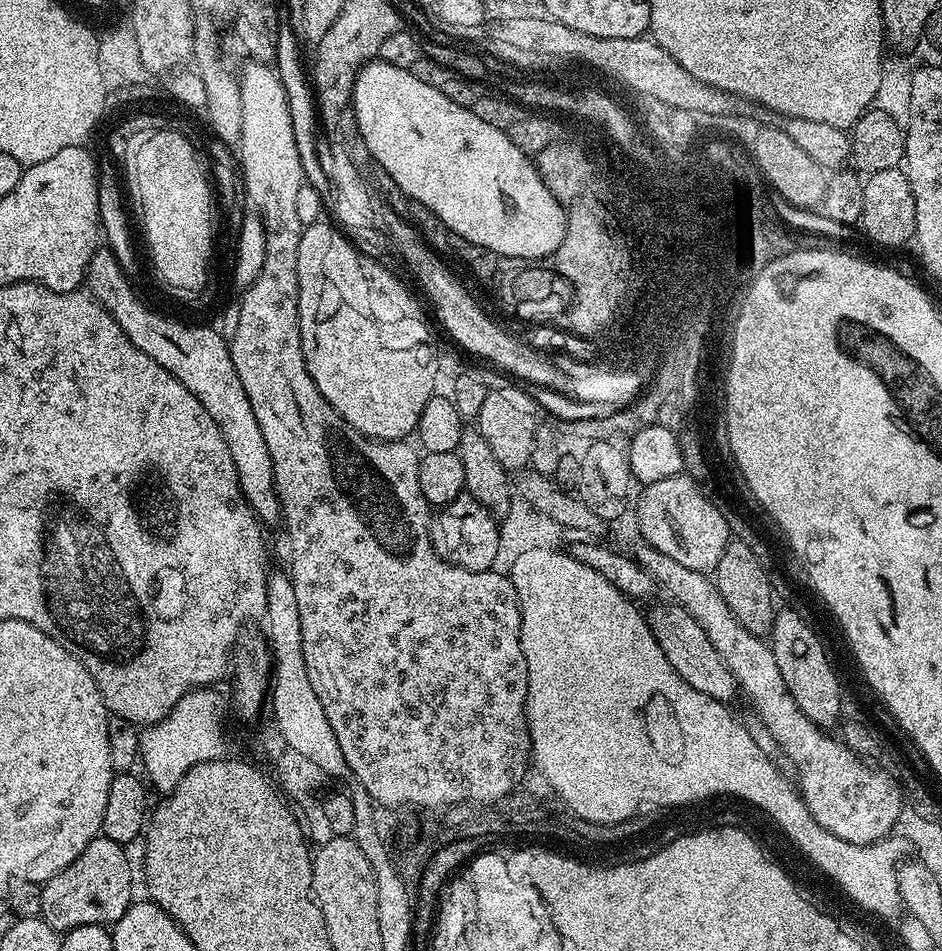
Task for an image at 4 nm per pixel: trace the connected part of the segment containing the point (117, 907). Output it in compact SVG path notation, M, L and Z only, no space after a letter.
M103 834L91 840L58 874L43 881L40 897L42 910L39 917L58 933L69 932L78 926L103 924L111 926L126 914L134 902L132 896L132 864L128 861L125 845L106 838Z

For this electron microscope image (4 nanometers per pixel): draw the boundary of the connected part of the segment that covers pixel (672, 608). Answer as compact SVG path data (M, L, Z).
M664 603L668 604L658 605L652 613L649 611L646 619L658 646L662 646L662 654L666 654L666 662L670 662L670 666L674 666L674 670L694 686L694 690L702 690L702 694L715 700L732 702L736 694L738 696L736 678L726 662L722 662L718 650L714 650L710 638L706 638L706 630L702 630L702 626L698 626L698 622L694 622L692 615L680 604Z

